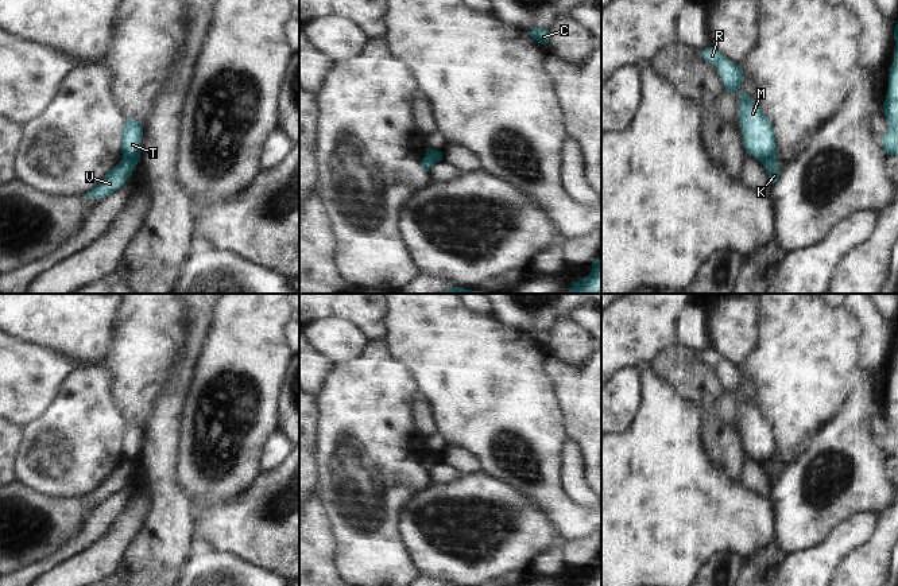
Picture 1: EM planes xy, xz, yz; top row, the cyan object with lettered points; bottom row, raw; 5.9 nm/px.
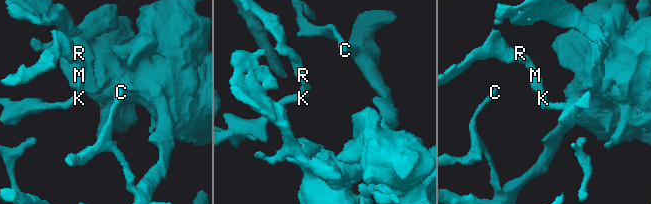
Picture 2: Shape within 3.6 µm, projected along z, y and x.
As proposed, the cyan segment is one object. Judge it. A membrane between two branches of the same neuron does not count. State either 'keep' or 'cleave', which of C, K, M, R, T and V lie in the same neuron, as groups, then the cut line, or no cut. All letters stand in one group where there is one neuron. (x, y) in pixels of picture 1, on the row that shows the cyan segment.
cleave | C M R T / K V | xy (123, 155), (135, 165)

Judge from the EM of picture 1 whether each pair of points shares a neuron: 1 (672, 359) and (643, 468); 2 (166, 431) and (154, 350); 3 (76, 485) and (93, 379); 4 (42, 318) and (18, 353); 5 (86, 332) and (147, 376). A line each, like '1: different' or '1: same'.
1: different
2: different
3: same
4: different
5: different

